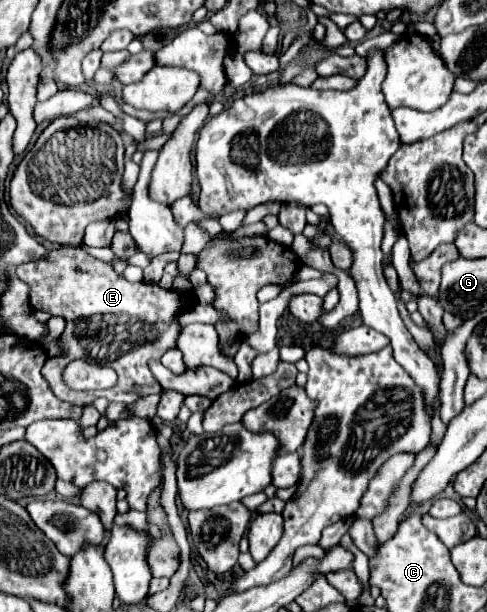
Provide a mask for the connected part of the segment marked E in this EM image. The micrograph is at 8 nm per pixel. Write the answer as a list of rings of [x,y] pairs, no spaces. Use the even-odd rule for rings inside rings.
[[[75,246],[49,248],[49,260],[37,260],[17,266],[17,278],[29,286],[29,302],[33,308],[51,316],[63,316],[67,320],[63,340],[67,340],[67,358],[87,360],[93,364],[107,364],[115,368],[119,380],[115,388],[103,392],[75,392],[63,382],[65,360],[47,360],[43,366],[43,378],[49,382],[57,398],[87,406],[91,400],[103,396],[109,402],[133,404],[137,398],[159,394],[161,386],[149,370],[149,360],[159,360],[167,350],[177,346],[177,338],[183,330],[177,316],[191,304],[191,294],[179,294],[177,290],[165,290],[159,284],[131,284],[123,276],[117,276],[109,262],[93,258]]]

